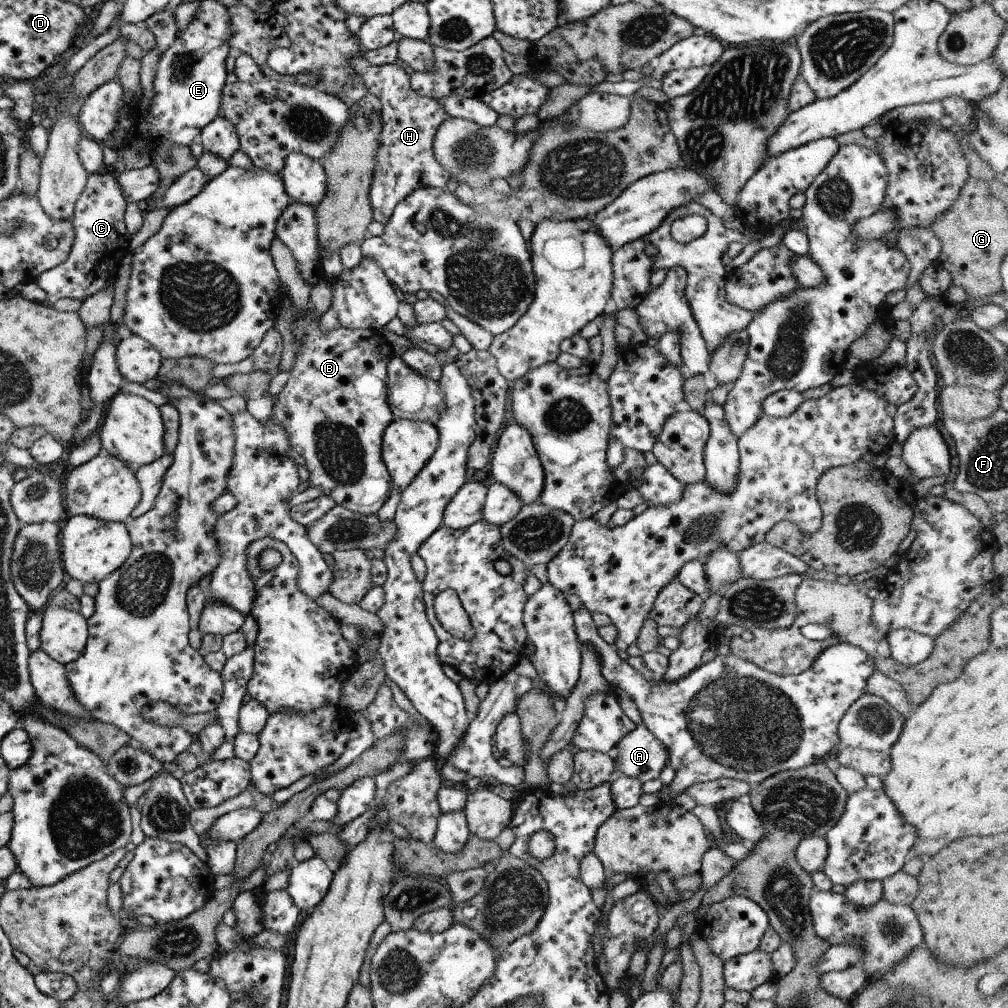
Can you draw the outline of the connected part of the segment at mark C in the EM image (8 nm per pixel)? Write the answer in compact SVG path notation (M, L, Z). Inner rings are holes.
M95 173L89 176L86 187L72 216L74 246L68 260L60 266L42 272L37 277L36 284L45 291L47 296L55 300L72 298L72 300L87 300L112 285L119 263L129 252L131 235L125 226L126 200L122 196L118 182L113 173Z

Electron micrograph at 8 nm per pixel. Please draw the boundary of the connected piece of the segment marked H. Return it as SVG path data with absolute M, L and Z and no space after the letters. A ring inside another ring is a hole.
M362 54L350 60L350 66L360 75L369 93L374 94L381 103L382 134L380 146L376 150L376 168L370 186L369 200L372 206L373 221L386 225L394 208L412 190L431 183L433 188L449 188L454 184L444 166L436 161L433 142L440 124L450 118L437 99L419 96L412 91L410 75L395 63L372 66Z

